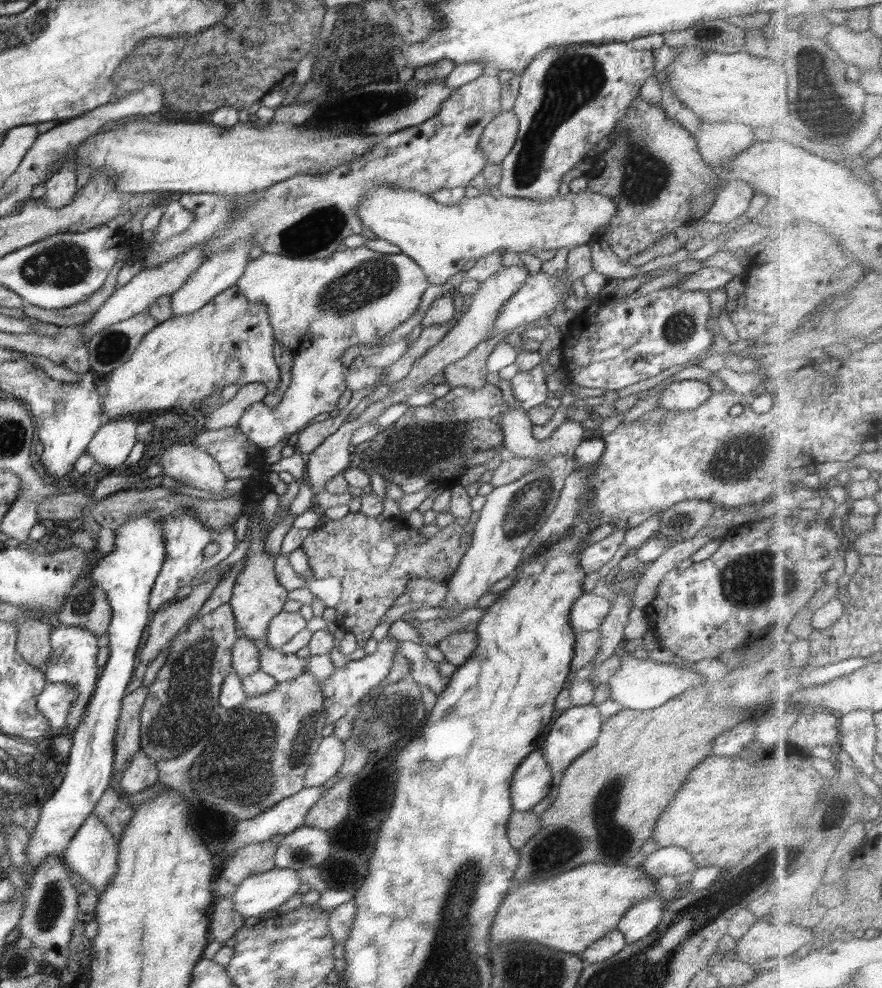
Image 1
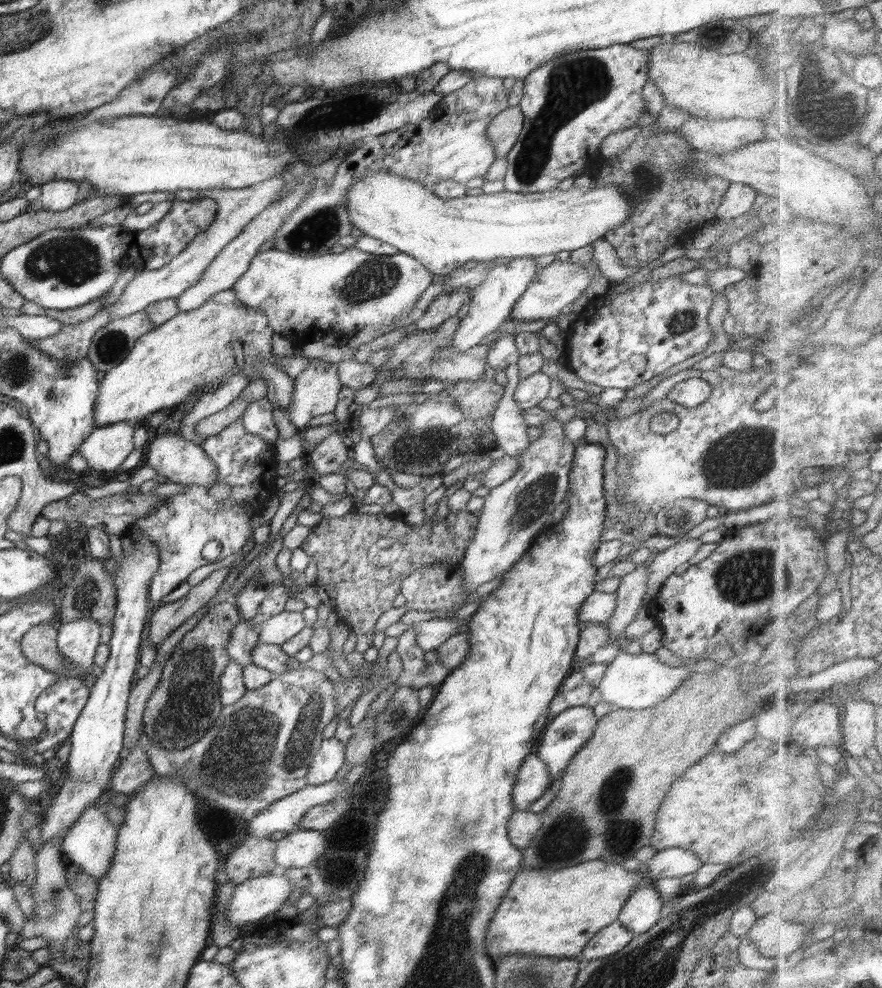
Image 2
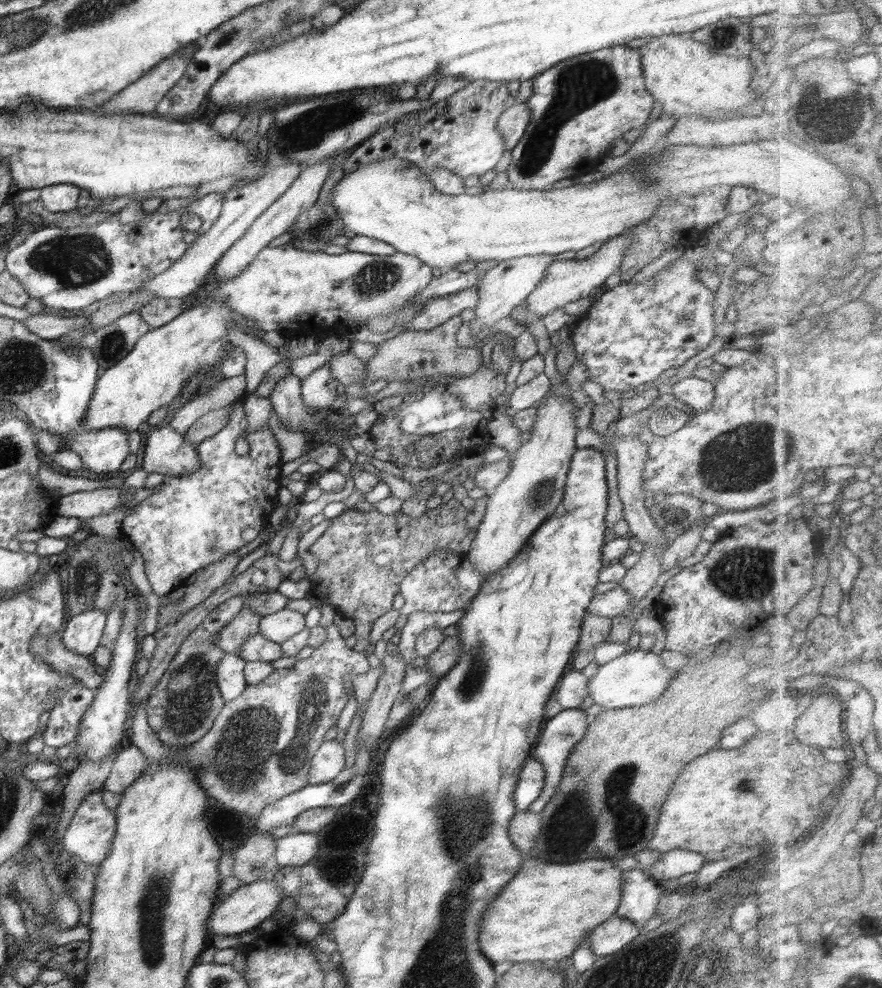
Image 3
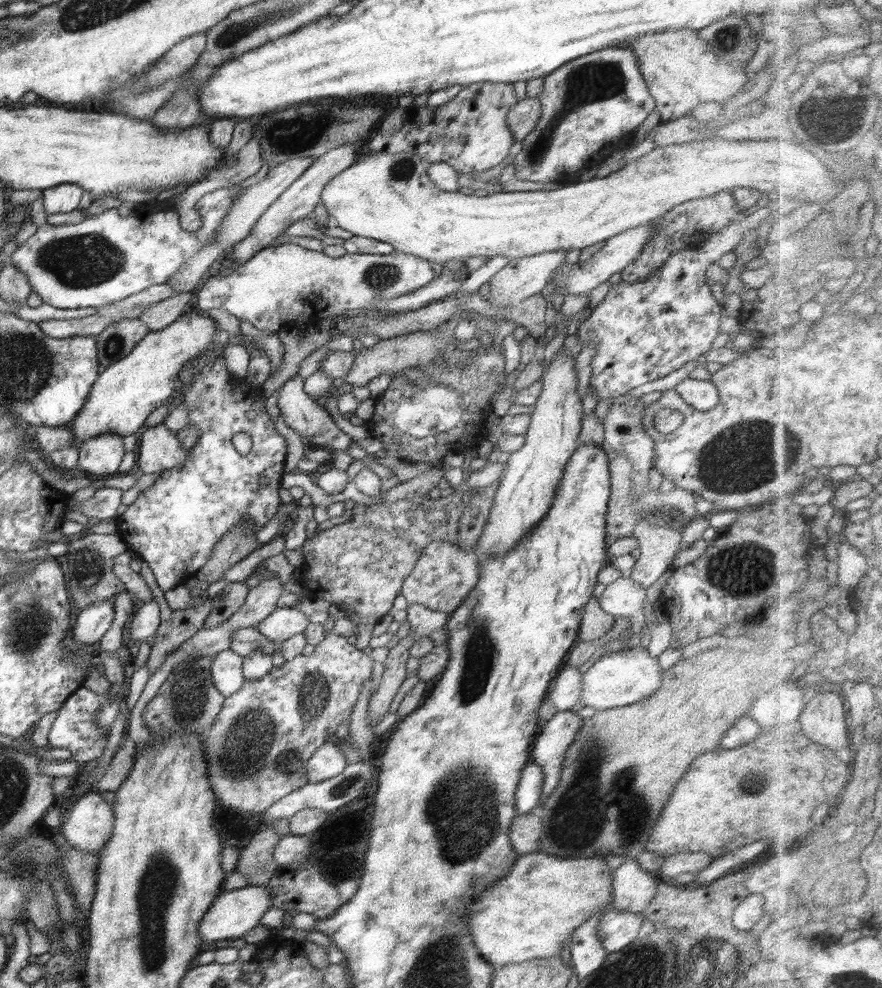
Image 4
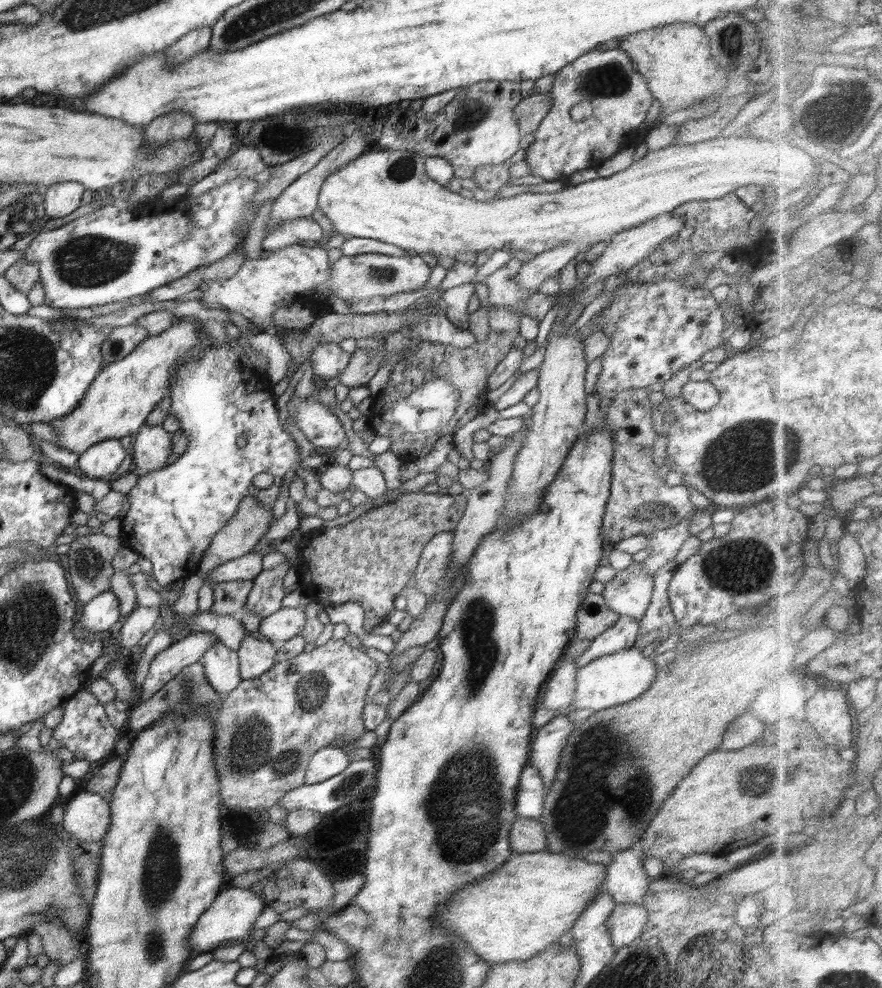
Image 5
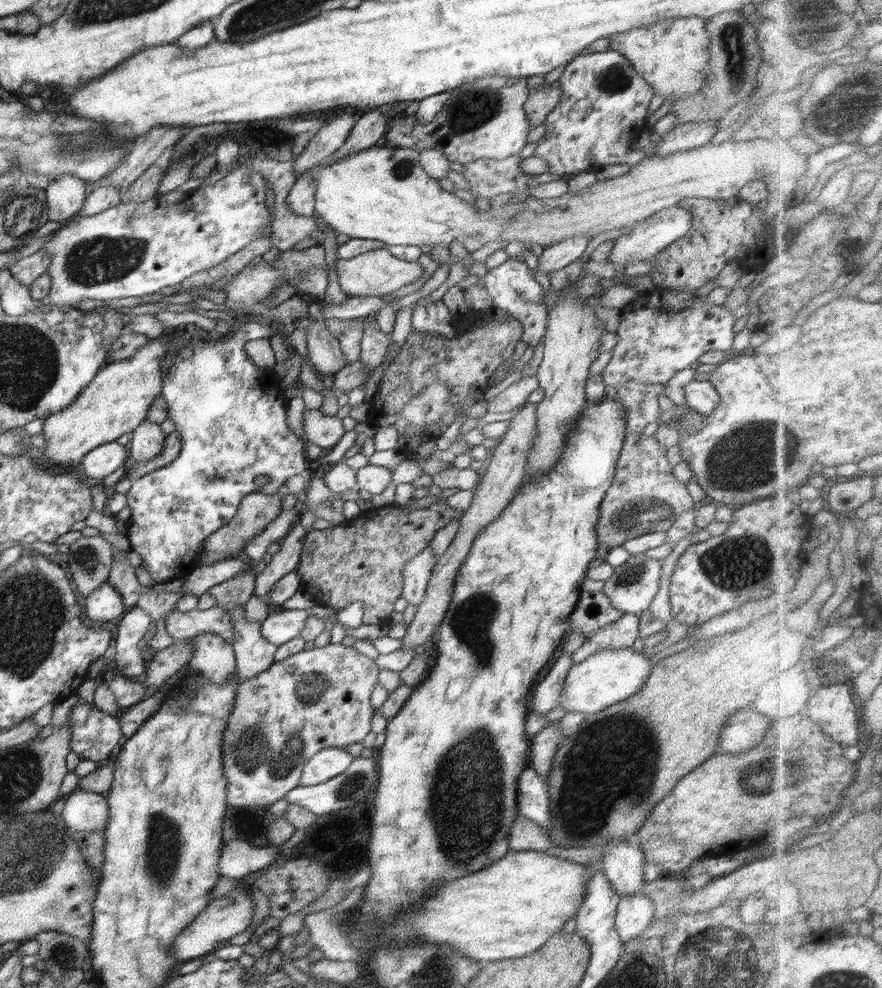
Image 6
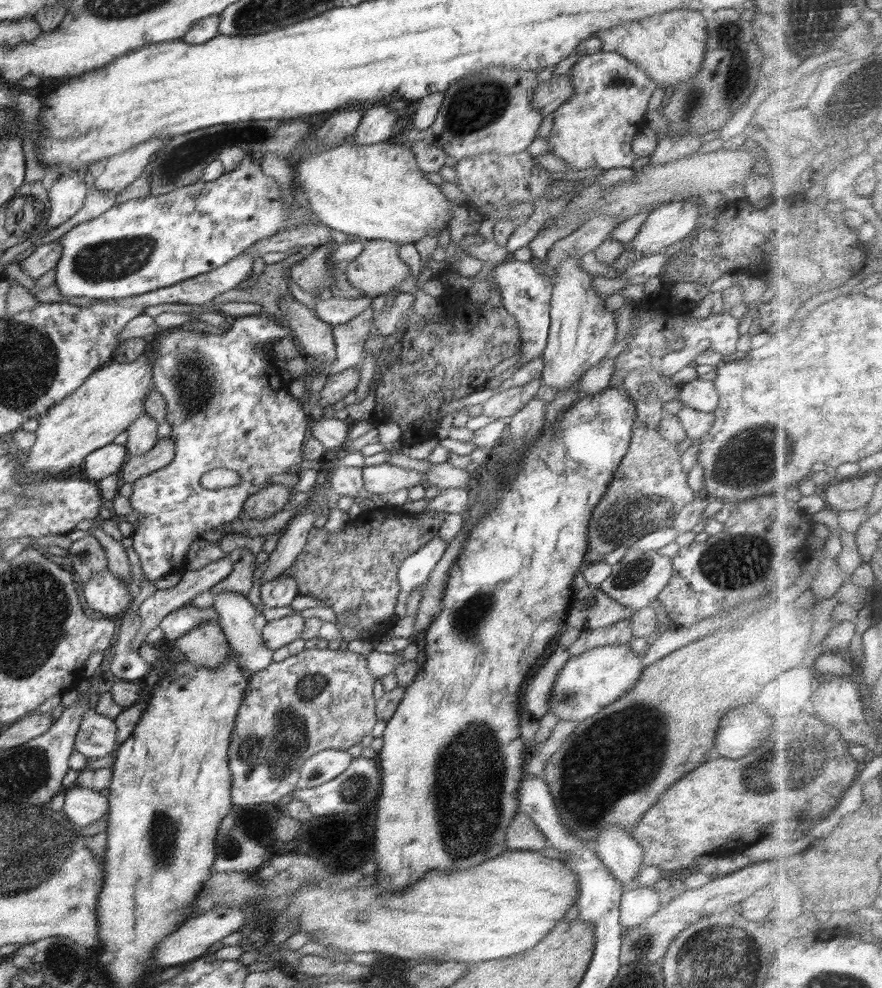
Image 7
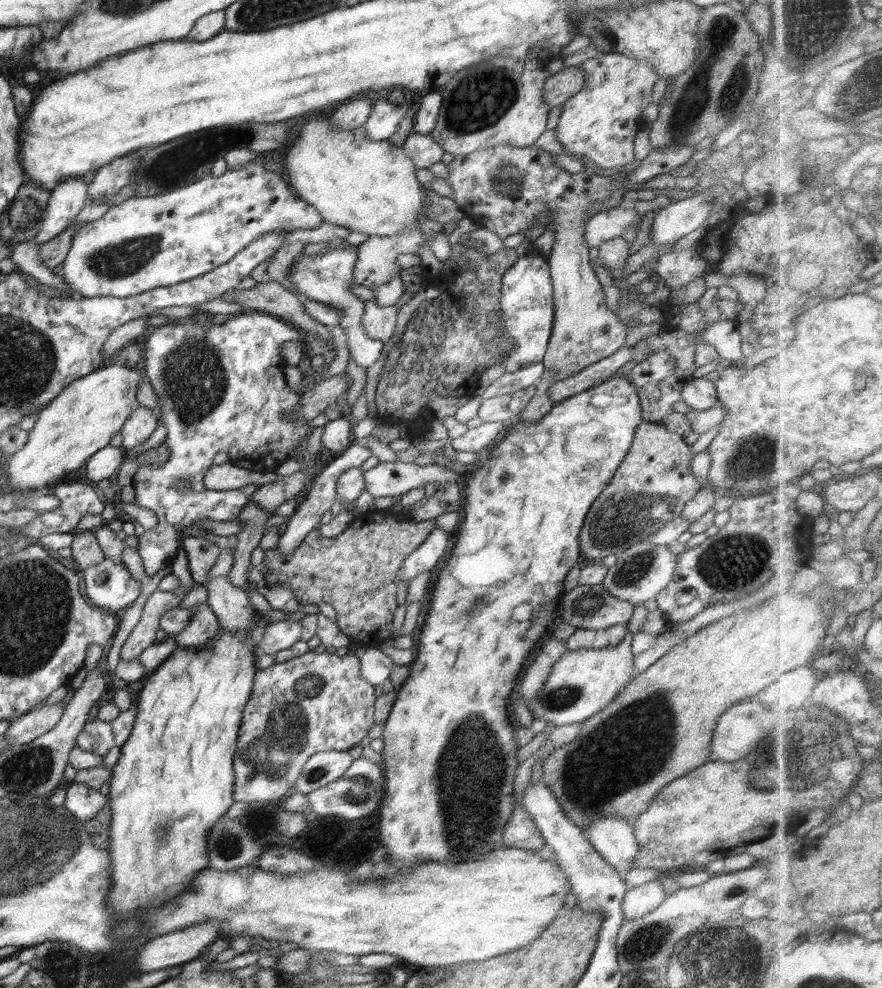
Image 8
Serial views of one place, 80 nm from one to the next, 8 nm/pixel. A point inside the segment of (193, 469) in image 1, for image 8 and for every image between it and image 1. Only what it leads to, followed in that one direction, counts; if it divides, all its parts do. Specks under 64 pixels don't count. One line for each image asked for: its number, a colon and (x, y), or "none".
2: (179, 460)
3: (164, 450)
4: (159, 449)
5: (151, 448)
6: (146, 442)
7: (142, 434)
8: (142, 423)

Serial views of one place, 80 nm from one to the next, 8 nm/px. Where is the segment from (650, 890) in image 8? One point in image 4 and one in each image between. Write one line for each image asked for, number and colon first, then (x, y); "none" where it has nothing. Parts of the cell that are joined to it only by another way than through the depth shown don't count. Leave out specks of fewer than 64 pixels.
4: (616, 929)
5: (626, 923)
6: (634, 913)
7: (637, 904)

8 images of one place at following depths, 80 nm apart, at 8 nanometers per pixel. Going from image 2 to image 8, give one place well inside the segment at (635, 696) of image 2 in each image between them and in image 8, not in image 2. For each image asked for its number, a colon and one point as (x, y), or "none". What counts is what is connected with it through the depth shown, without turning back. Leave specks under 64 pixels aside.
3: (637, 678)
4: (623, 678)
5: (613, 680)
6: (608, 677)
7: (589, 682)
8: (582, 683)

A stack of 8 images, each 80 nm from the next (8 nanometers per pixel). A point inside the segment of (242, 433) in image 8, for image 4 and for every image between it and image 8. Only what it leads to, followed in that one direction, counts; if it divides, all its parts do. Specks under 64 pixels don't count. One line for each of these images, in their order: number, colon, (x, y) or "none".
4: (173, 525)
5: (174, 513)
6: (230, 415)
7: (228, 406)

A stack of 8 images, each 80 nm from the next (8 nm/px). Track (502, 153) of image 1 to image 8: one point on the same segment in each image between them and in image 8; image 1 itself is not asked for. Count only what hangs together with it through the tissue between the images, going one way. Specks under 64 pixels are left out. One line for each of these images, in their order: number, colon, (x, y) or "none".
2: (503, 132)
3: (511, 124)
4: (521, 118)
5: (530, 111)
6: (540, 102)
7: (548, 95)
8: (558, 88)

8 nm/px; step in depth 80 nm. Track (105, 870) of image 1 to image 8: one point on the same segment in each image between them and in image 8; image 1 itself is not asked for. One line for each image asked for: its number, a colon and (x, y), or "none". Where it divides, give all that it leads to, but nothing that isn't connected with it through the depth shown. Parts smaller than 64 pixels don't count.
2: (90, 844)
3: (89, 835)
4: (88, 825)
5: (87, 816)
6: (84, 811)
7: (82, 806)
8: (83, 802)

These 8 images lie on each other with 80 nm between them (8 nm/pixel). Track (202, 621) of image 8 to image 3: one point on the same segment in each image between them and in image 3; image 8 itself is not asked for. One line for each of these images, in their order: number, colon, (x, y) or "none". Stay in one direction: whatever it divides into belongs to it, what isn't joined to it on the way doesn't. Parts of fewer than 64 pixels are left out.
3: (230, 679)
4: (226, 673)
5: (221, 665)
6: (213, 658)
7: (206, 646)

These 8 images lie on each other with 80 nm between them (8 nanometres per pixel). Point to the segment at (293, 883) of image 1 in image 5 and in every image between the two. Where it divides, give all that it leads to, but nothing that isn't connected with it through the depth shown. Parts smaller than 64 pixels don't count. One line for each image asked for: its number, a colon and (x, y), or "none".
2: (252, 900)
3: (250, 904)
4: (234, 913)
5: (230, 917)

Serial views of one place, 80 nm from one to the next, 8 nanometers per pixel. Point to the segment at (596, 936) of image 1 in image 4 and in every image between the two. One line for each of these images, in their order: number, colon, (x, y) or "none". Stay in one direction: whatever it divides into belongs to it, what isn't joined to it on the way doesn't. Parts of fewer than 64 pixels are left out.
2: (547, 912)
3: (542, 914)
4: (530, 914)

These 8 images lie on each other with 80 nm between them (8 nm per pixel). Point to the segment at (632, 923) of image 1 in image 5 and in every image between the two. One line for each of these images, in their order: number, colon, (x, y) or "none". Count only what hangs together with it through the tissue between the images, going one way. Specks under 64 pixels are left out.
2: (642, 912)
3: (640, 894)
4: (633, 888)
5: (627, 881)

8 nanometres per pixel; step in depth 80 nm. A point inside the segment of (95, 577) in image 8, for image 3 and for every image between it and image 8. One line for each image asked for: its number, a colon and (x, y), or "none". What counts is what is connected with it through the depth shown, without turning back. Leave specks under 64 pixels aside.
3: (82, 634)
4: (92, 622)
5: (100, 615)
6: (104, 605)
7: (105, 593)

